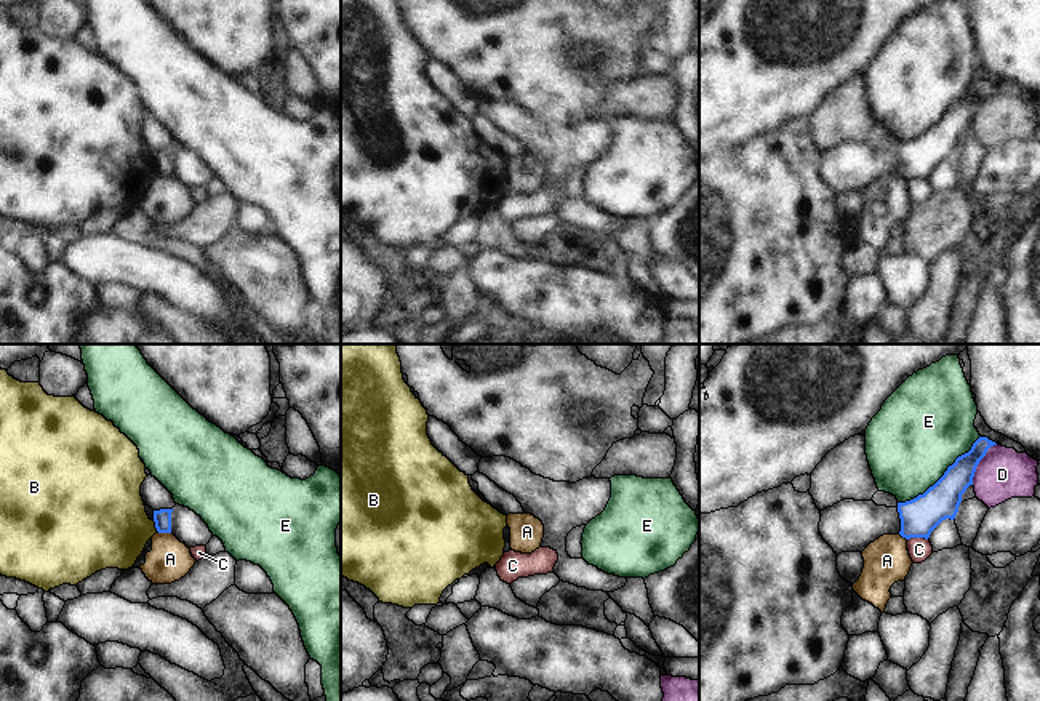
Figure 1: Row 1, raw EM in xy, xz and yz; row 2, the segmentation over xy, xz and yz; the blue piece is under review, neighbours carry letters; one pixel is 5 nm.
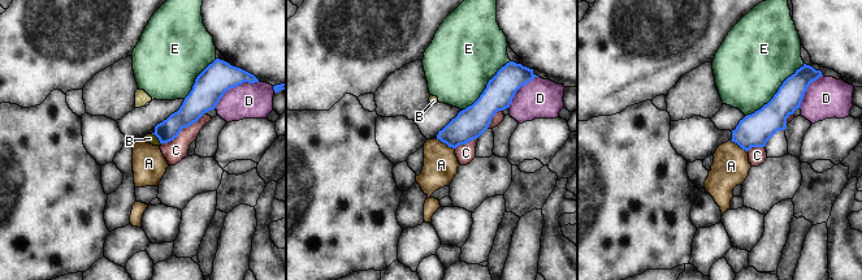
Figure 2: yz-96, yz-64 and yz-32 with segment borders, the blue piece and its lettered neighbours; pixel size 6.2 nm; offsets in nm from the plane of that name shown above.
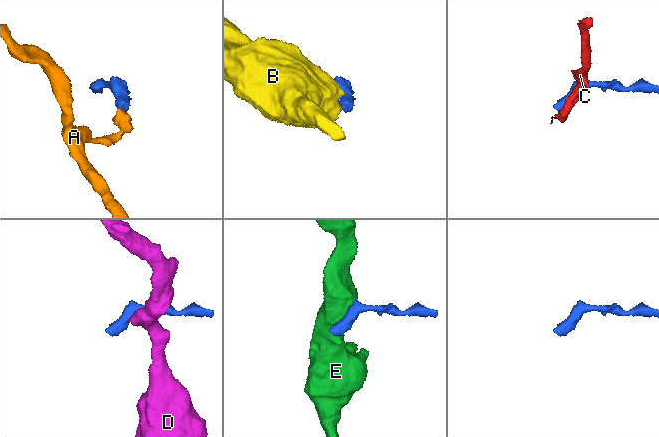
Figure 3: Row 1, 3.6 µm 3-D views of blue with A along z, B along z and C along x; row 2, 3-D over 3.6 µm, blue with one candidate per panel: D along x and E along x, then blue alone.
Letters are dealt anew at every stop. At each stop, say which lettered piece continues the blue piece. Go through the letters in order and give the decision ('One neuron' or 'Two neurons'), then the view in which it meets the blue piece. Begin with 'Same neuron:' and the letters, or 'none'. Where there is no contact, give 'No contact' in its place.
Same neuron: none
A: Two neurons. Touches blue in xy
B: Two neurons. Touches blue in xy
C: Two neurons. Touches blue in yz
D: Two neurons. Touches blue in yz
E: Two neurons. Touches blue in yz

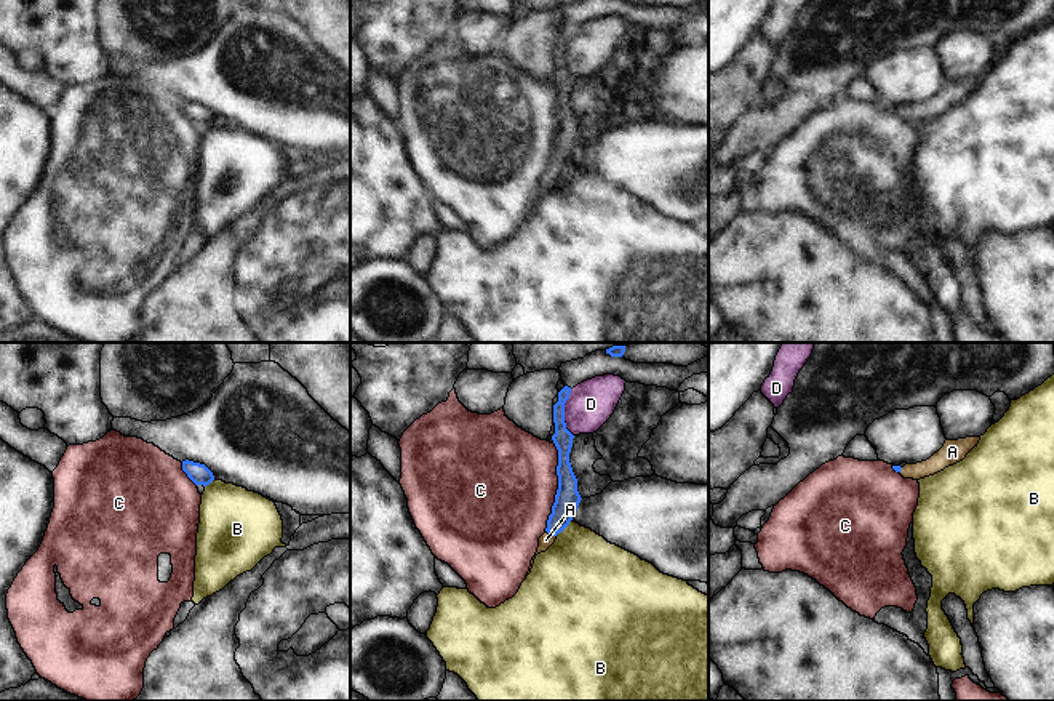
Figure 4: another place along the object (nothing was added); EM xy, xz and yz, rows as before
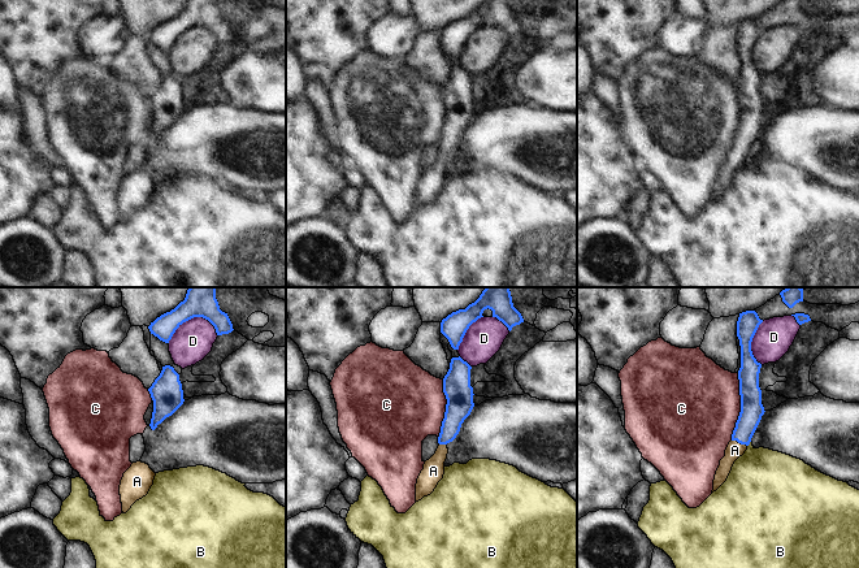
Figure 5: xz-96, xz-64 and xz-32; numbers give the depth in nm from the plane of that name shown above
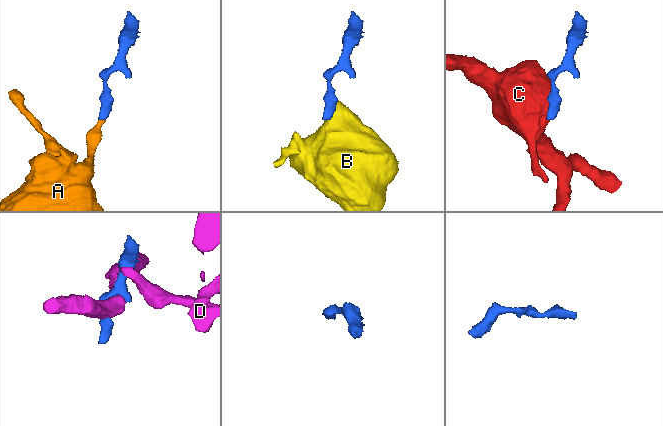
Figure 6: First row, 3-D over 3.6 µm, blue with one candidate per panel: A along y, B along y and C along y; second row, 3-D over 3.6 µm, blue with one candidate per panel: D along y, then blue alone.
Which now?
Same neuron: A
A: One neuron. Touches blue in xz
B: Two neurons. Touches blue in xz
C: Two neurons. Touches blue in xz
D: Two neurons. Touches blue in xz

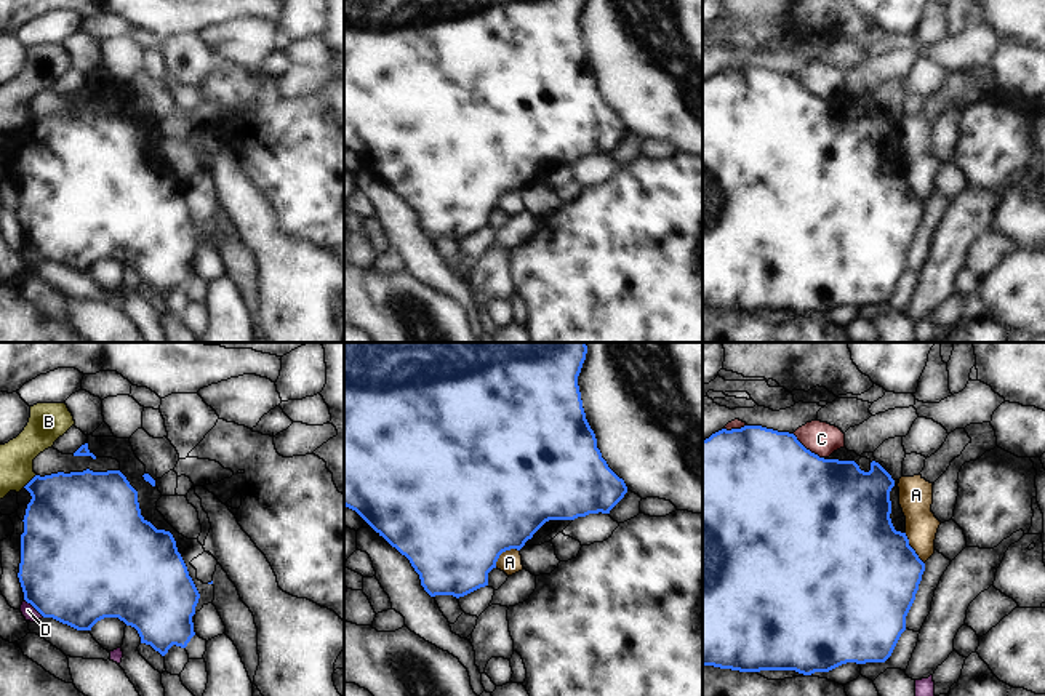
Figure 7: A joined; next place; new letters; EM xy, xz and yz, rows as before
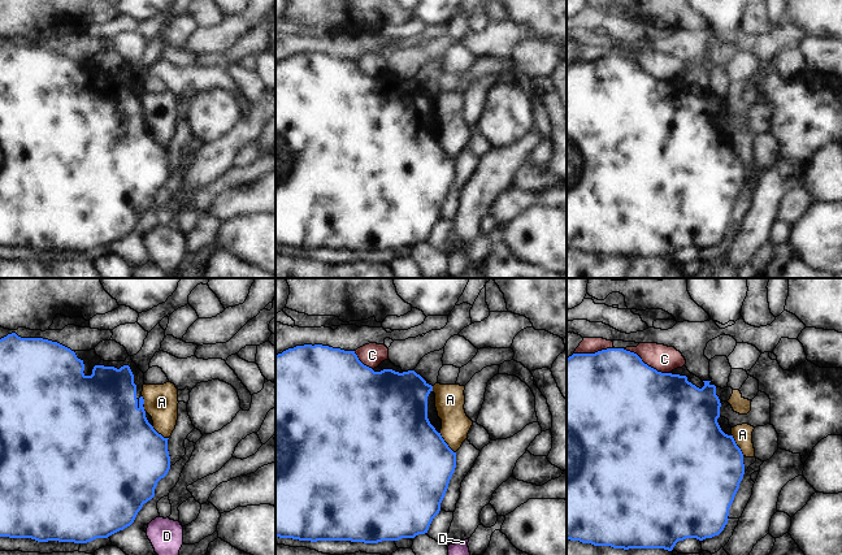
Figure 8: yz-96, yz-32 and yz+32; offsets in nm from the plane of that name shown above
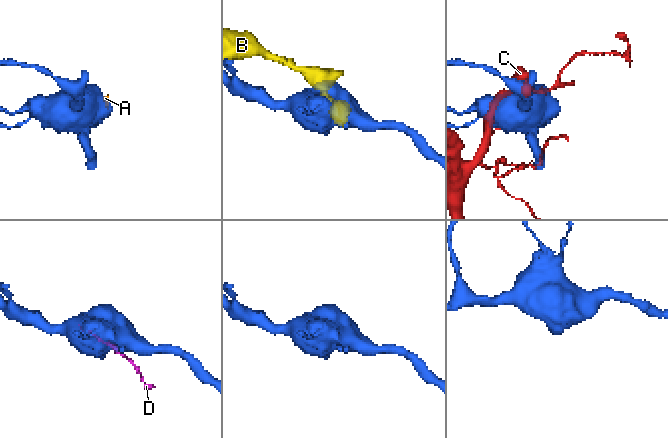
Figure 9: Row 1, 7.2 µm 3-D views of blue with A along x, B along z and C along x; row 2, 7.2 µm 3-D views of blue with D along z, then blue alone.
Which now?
Same neuron: none
A: Two neurons. Touches blue in xz
B: Two neurons. Touches blue in xy
C: Two neurons. Touches blue in yz
D: Two neurons. Touches blue in xy

